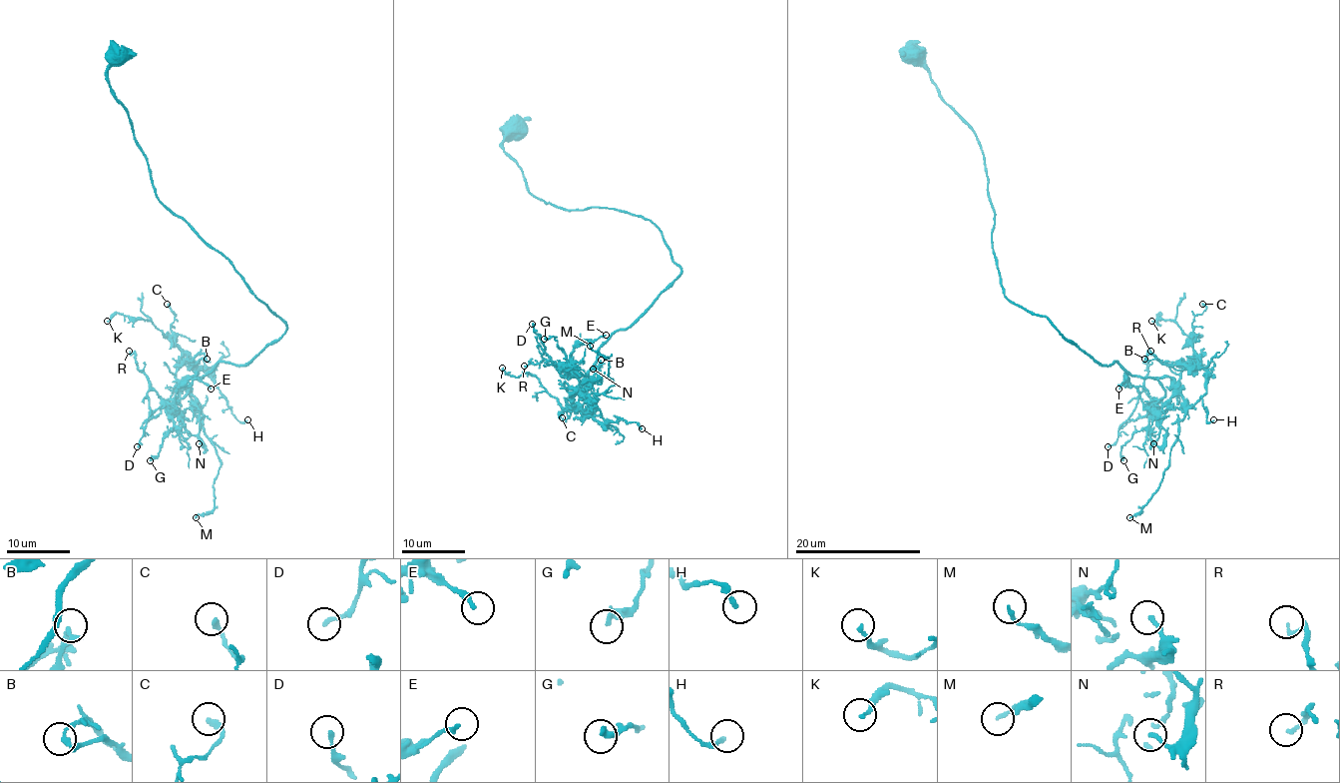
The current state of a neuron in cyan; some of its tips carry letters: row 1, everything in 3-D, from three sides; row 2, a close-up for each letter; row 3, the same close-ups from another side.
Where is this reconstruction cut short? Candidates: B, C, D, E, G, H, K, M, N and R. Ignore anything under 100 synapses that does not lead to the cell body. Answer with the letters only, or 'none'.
none

